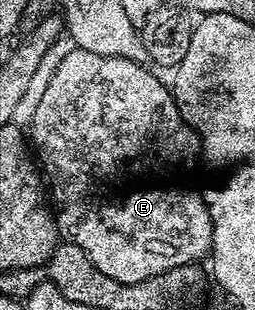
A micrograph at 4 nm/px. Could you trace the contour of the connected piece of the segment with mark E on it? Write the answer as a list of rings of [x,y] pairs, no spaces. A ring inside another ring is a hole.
[[[76,47],[68,51],[64,59],[60,59],[60,67],[56,67],[44,95],[40,95],[36,111],[28,117],[28,137],[40,166],[41,176],[48,186],[48,197],[56,214],[59,238],[67,245],[80,247],[80,251],[84,251],[84,255],[92,259],[92,263],[100,272],[108,275],[108,279],[116,279],[118,283],[140,283],[181,265],[201,262],[201,257],[205,258],[209,254],[212,243],[212,219],[208,215],[206,198],[201,192],[194,193],[193,187],[190,186],[190,152],[196,149],[195,138],[190,126],[183,119],[182,112],[178,110],[174,94],[168,88],[167,82],[165,85],[153,68],[150,70],[145,69],[146,67],[140,61],[98,55],[96,51],[84,51]]]

